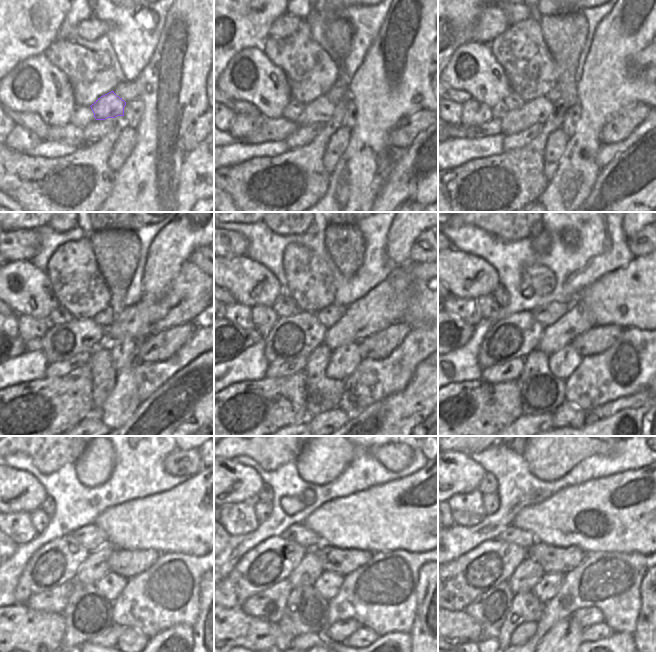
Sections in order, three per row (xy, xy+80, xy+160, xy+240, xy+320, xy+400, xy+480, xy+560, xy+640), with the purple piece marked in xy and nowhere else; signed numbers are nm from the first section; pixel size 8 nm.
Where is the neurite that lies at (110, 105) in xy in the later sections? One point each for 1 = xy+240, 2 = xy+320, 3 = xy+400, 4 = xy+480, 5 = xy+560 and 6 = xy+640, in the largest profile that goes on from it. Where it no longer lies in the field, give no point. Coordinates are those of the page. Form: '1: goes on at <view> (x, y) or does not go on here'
1: goes on at xy+240 (61, 342)
2: goes on at xy+320 (291, 337)
3: goes on at xy+400 (517, 335)
4: goes on at xy+480 (57, 562)
5: goes on at xy+560 (273, 560)
6: goes on at xy+640 (458, 583)

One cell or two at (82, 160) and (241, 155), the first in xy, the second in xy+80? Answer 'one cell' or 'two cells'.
two cells

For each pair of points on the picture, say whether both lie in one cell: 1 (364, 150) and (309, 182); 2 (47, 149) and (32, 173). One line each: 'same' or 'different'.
1: different
2: different

